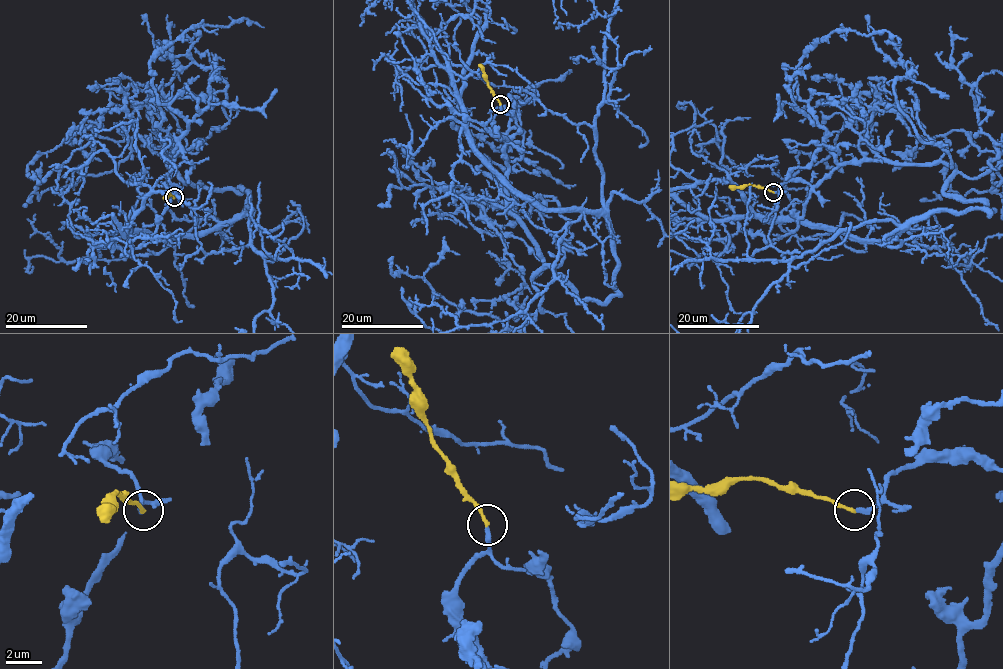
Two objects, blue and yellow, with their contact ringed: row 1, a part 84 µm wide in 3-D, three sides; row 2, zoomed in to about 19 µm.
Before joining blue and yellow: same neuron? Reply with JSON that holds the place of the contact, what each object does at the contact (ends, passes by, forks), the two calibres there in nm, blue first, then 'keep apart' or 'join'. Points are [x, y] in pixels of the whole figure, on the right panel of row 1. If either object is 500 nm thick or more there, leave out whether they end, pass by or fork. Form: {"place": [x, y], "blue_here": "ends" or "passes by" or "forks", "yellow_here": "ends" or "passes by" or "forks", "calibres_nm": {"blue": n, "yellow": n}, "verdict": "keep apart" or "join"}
{"place": [773, 192], "blue_here": "ends", "yellow_here": "ends", "calibres_nm": {"blue": 280, "yellow": 180}, "verdict": "join"}

